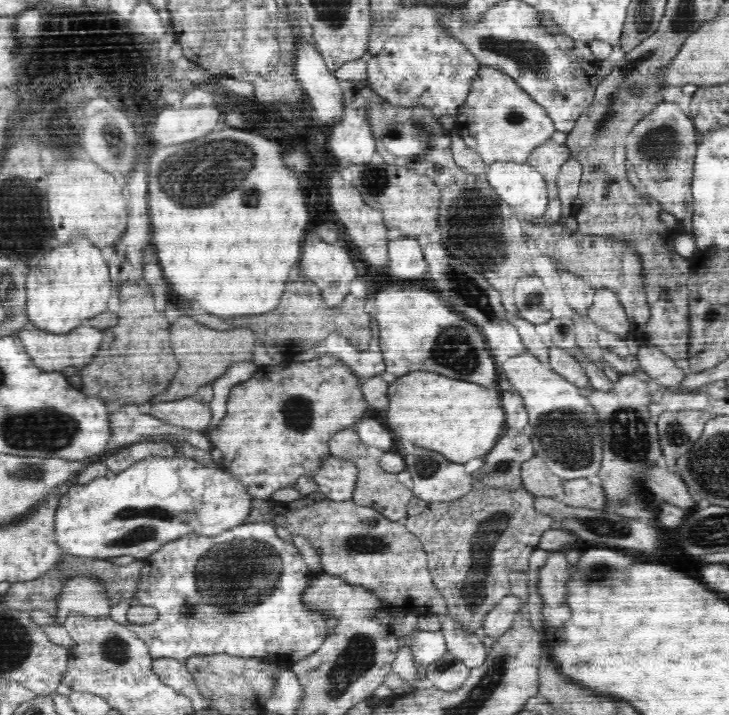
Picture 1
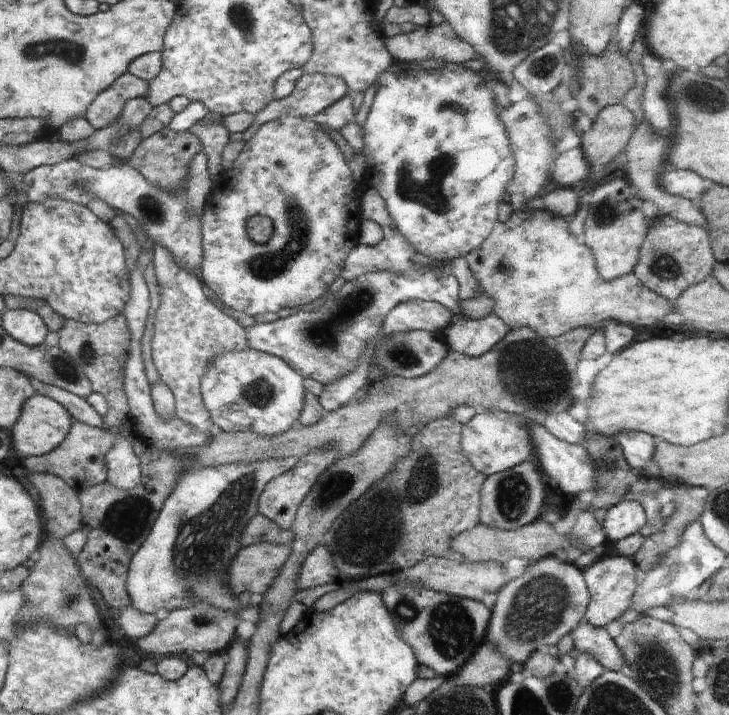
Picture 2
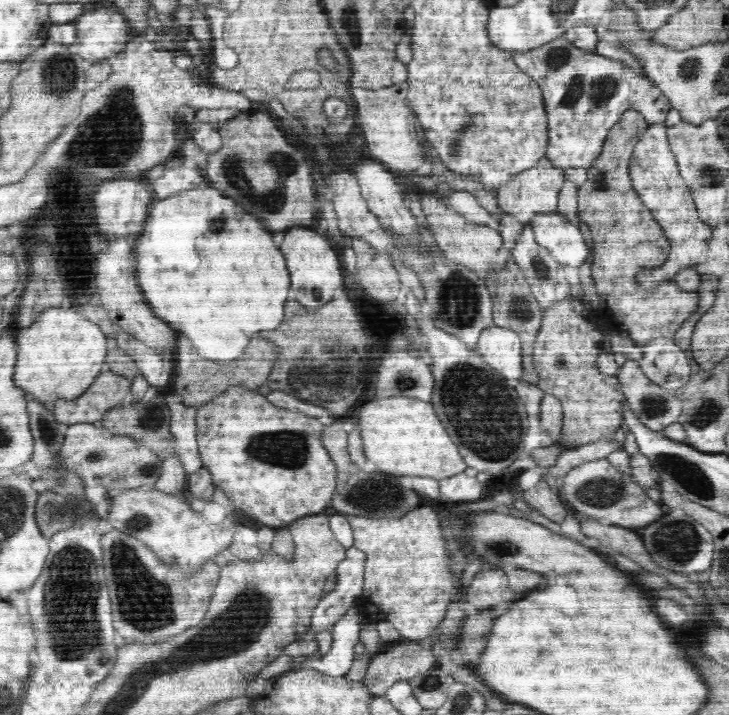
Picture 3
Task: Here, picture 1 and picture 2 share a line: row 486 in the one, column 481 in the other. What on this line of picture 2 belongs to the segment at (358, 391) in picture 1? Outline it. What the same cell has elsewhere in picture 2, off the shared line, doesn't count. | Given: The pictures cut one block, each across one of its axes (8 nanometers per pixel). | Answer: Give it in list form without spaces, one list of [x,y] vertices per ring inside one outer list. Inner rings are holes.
[[[522,210],[513,211],[514,214],[510,216],[508,222],[500,223],[498,222],[493,229],[493,232],[478,249],[474,250],[472,253],[467,254],[464,257],[467,260],[468,266],[474,276],[478,279],[479,285],[481,286],[482,294],[486,293],[490,295],[495,300],[495,305],[493,312],[502,319],[502,322],[509,326],[511,329],[517,329],[520,327],[531,328],[536,334],[541,337],[552,337],[556,338],[561,334],[567,333],[572,328],[584,327],[596,328],[607,321],[616,321],[621,323],[626,323],[630,326],[644,326],[644,328],[652,328],[652,326],[662,326],[662,328],[674,328],[683,322],[683,316],[677,311],[673,301],[669,301],[666,297],[654,293],[652,289],[644,286],[644,283],[636,278],[634,272],[627,274],[624,277],[615,278],[614,281],[605,281],[602,275],[599,273],[598,267],[595,265],[595,257],[592,254],[591,248],[586,246],[581,238],[574,237],[570,234],[568,230],[568,225],[564,220],[556,218],[557,215],[553,215],[548,210]]]

